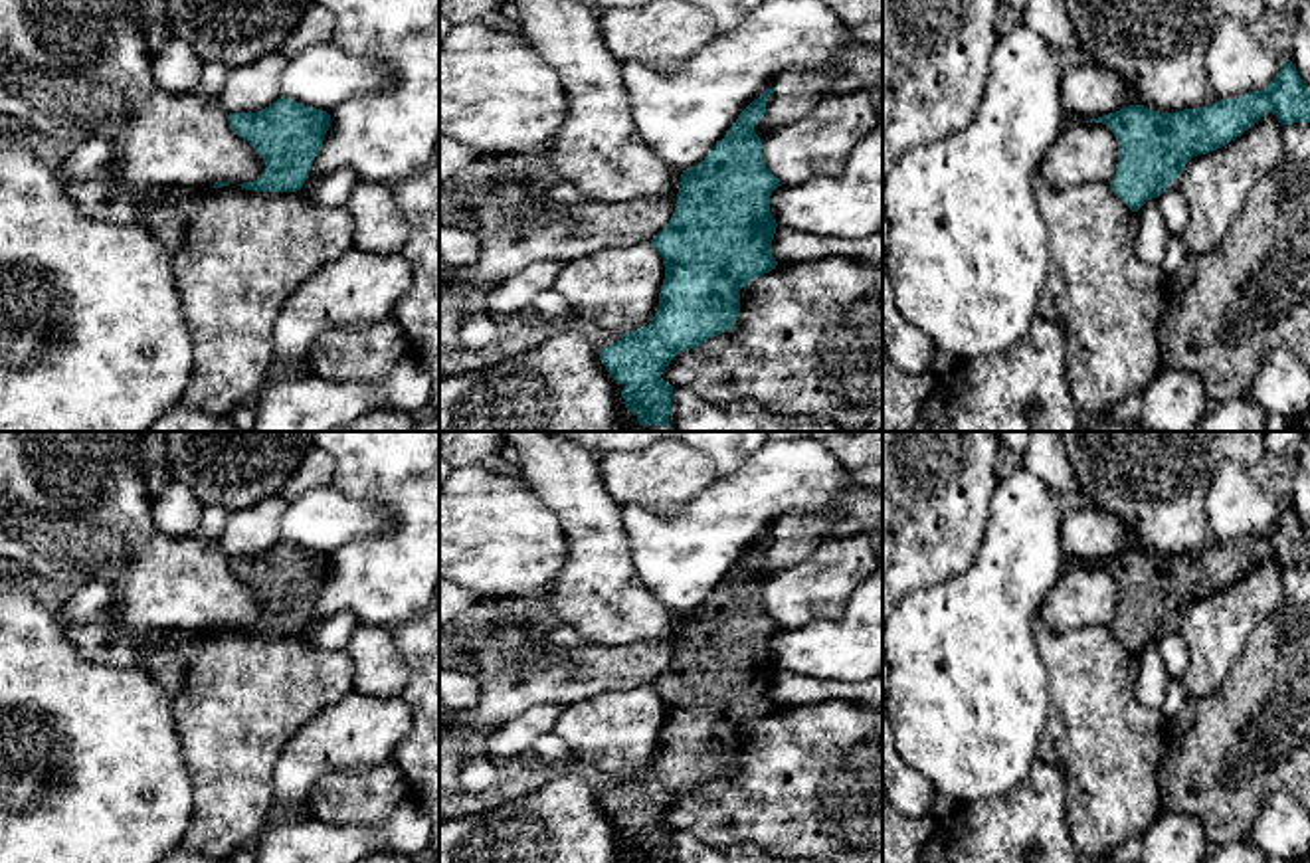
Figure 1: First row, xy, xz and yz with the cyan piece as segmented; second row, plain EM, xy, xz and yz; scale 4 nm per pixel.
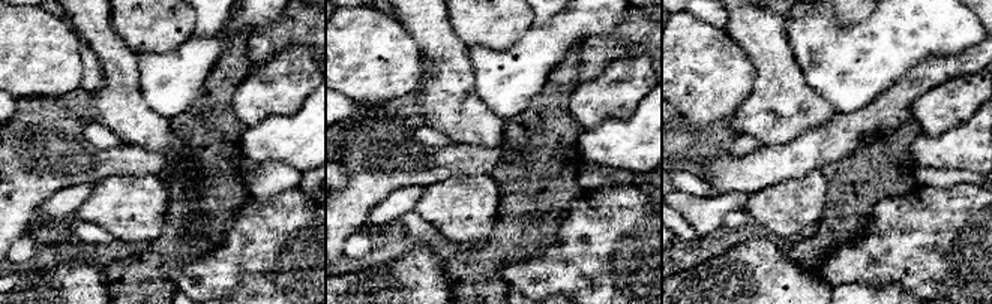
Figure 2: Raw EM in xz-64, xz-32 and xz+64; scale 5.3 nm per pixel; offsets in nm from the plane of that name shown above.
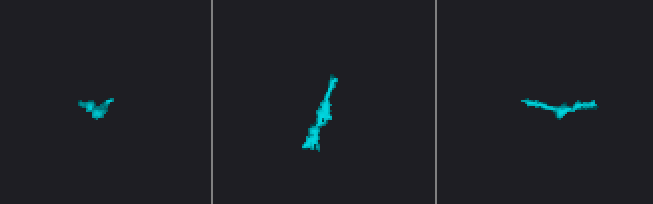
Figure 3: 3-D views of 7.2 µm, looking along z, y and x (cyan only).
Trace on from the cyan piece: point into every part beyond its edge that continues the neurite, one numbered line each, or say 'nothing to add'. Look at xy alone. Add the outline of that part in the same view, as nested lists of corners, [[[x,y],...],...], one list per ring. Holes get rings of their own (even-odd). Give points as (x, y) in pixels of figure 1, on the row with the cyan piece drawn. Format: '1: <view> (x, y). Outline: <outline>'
nothing to add

